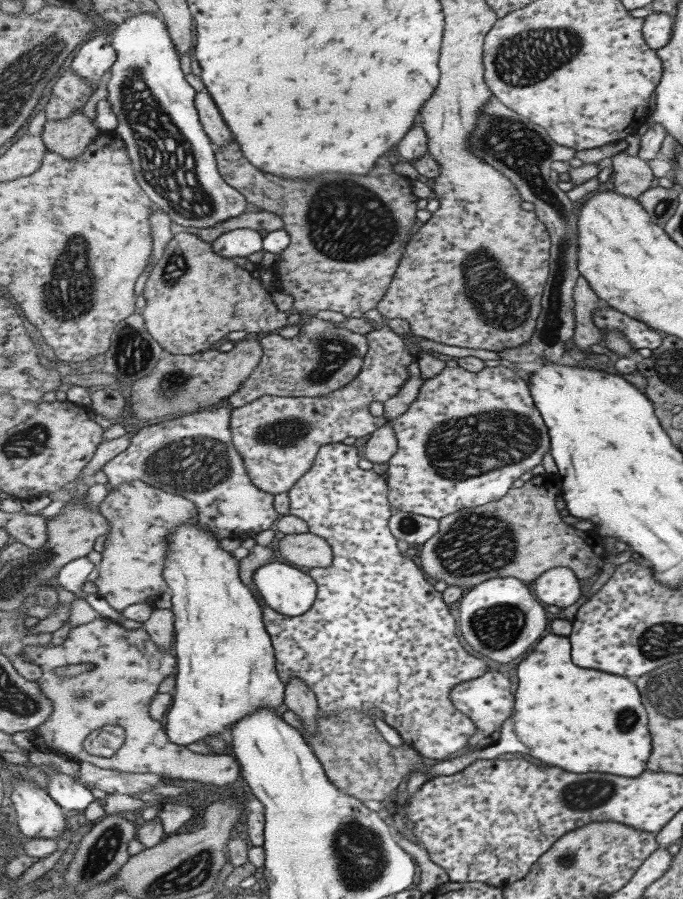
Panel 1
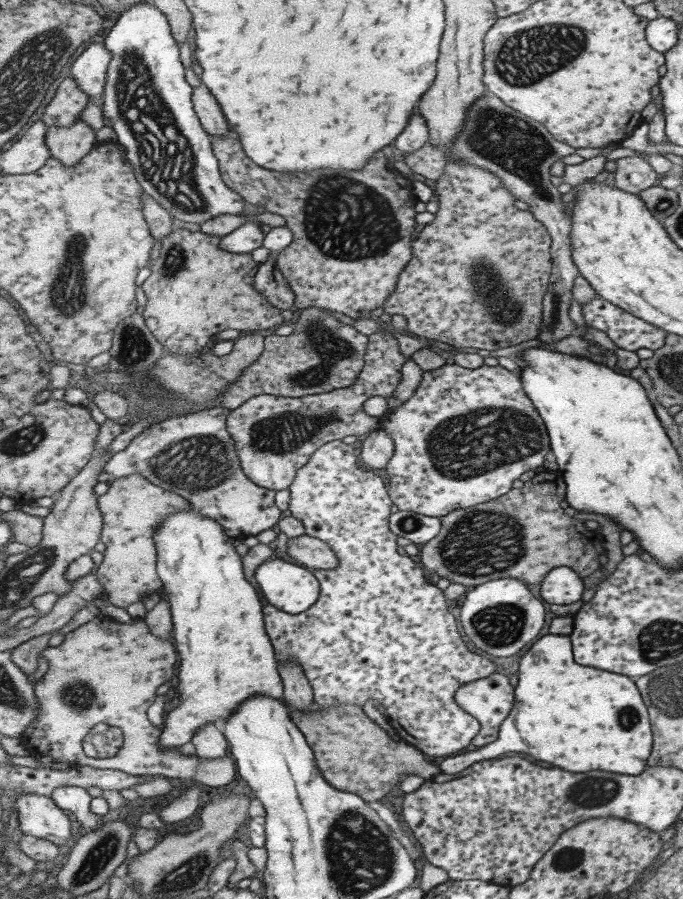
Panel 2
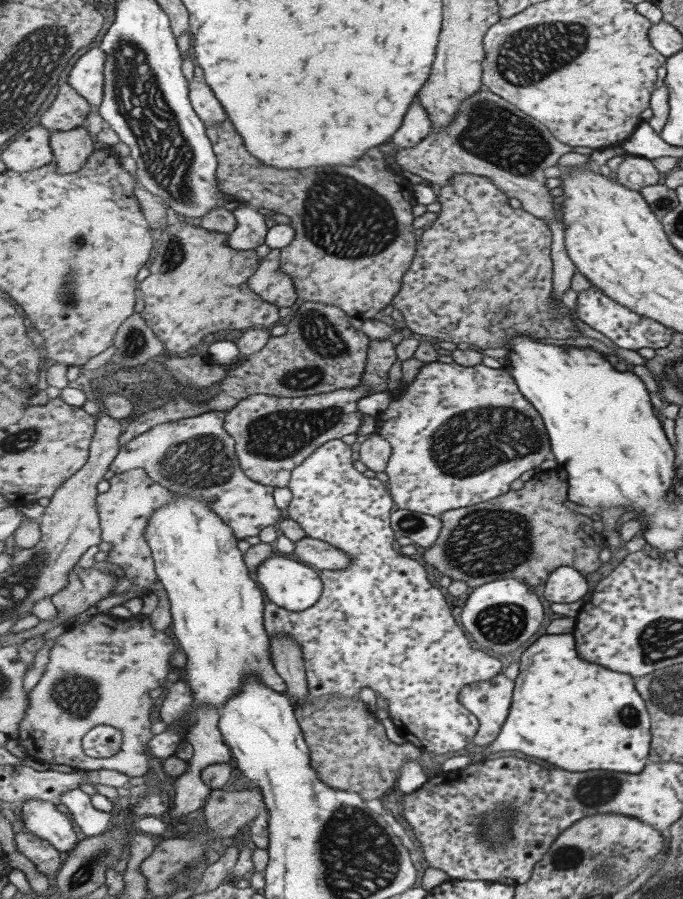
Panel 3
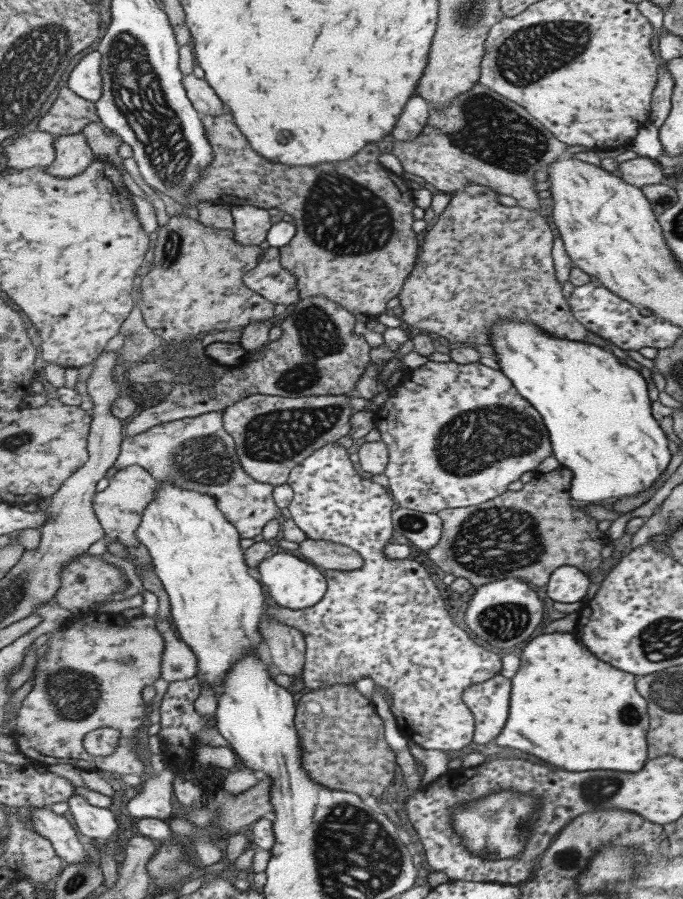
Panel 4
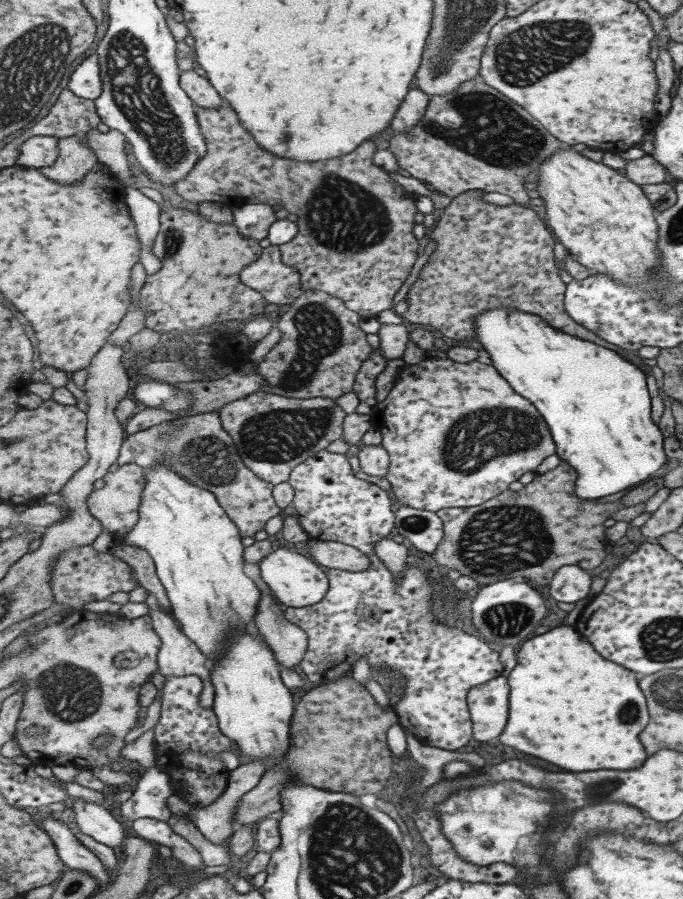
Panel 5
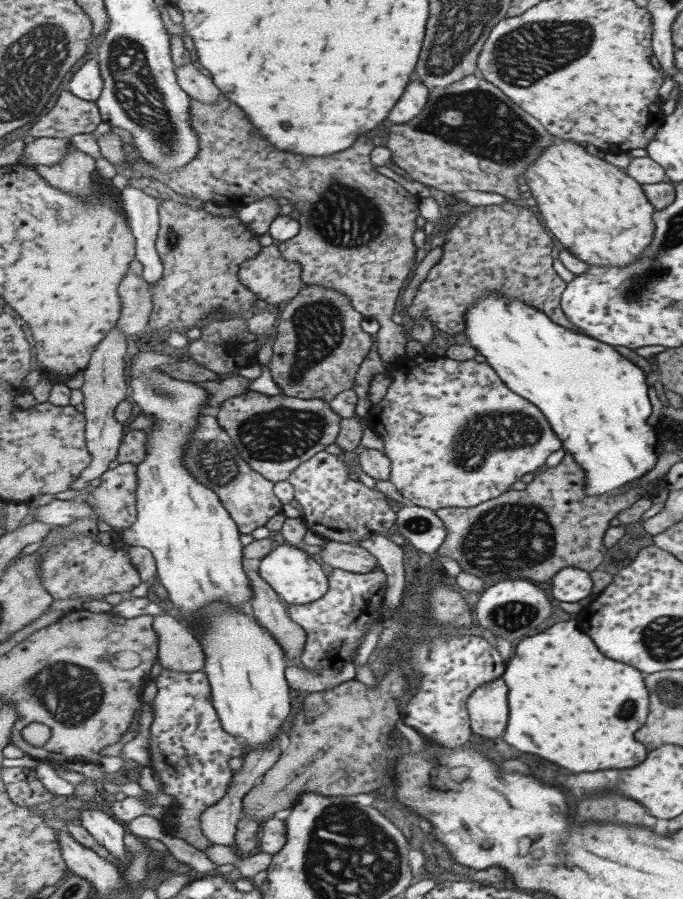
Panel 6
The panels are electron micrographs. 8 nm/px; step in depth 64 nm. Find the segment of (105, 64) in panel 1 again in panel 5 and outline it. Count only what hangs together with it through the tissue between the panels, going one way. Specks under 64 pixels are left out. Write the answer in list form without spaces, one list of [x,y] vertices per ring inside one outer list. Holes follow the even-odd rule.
[[[95,52],[95,56],[89,56],[77,72],[73,72],[69,80],[69,90],[73,90],[77,96],[87,98],[87,100],[99,100],[105,92],[103,76],[101,76],[101,58]]]

